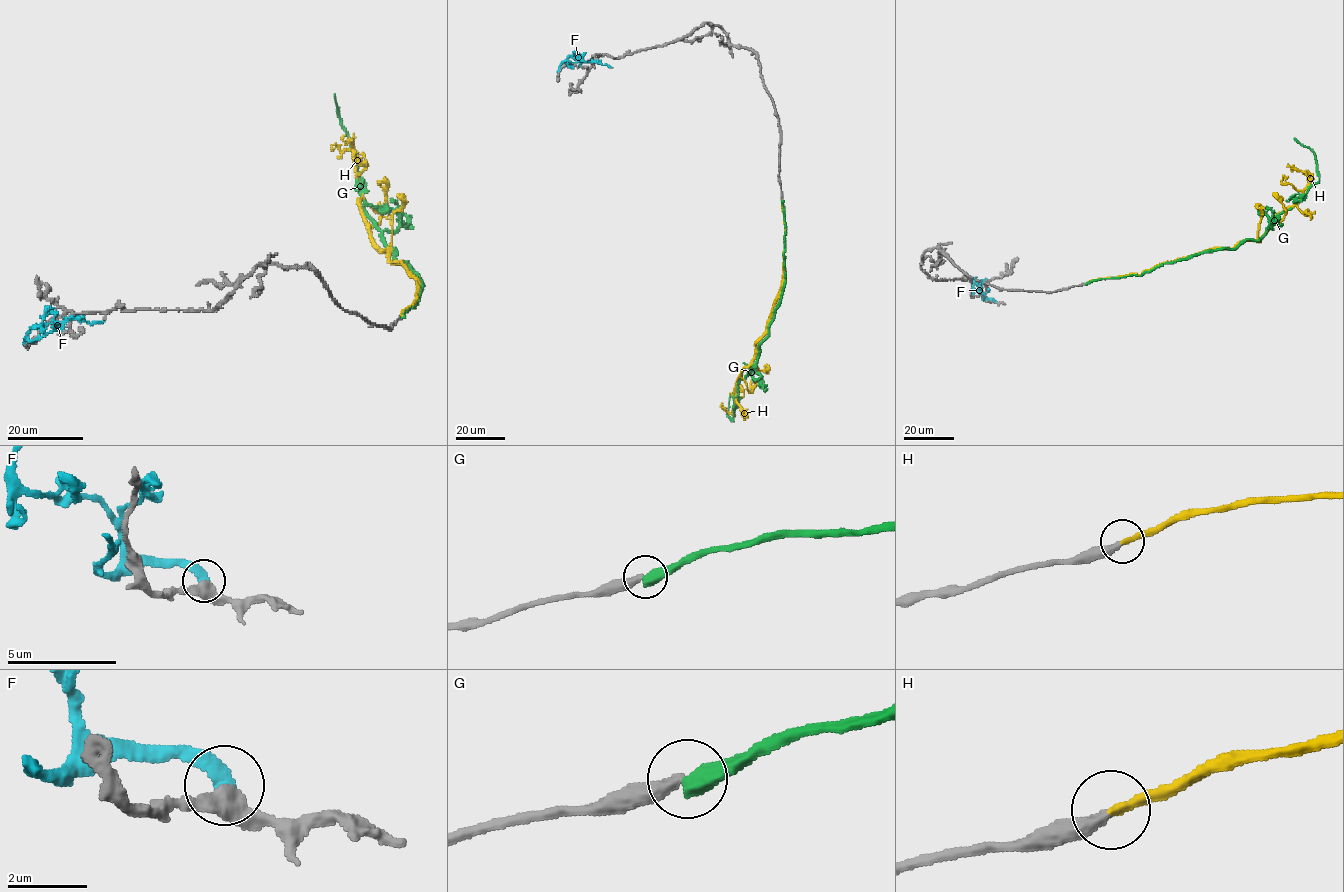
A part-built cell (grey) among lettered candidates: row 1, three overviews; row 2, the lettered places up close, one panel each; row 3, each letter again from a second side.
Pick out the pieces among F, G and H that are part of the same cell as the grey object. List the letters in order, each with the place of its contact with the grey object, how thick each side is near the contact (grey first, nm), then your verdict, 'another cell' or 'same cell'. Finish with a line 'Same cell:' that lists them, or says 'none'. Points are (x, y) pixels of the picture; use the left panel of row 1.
F: meets grey at (24, 342); 400 nm thick on the grey side, 340 nm on the other; another cell
G: meets grey at (402, 316); 400 nm thick on the grey side, 550 nm on the other; another cell
H: meets grey at (401, 315); 400 nm thick on the grey side, 280 nm on the other; same cell
Same cell: H

